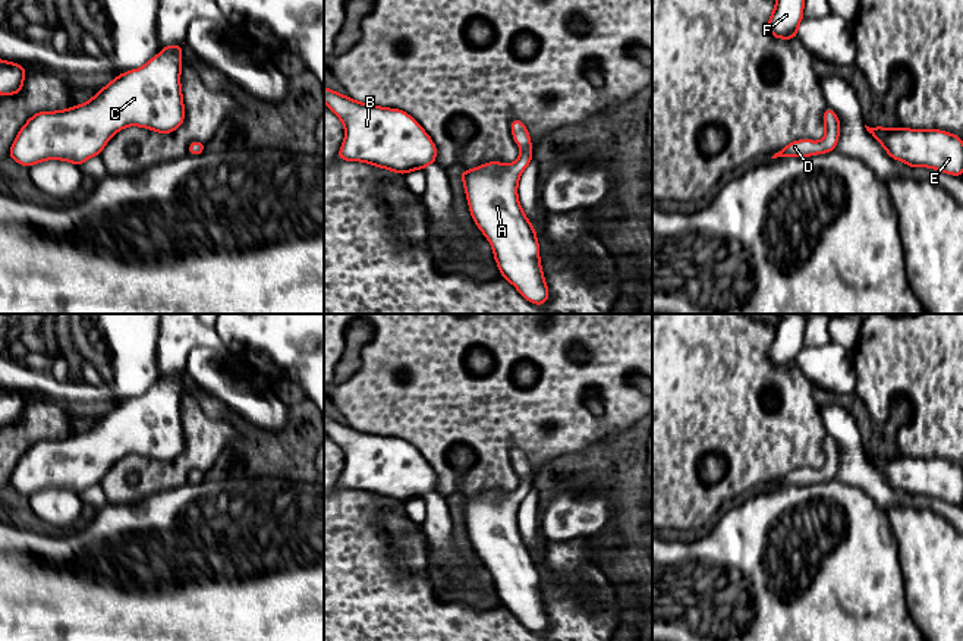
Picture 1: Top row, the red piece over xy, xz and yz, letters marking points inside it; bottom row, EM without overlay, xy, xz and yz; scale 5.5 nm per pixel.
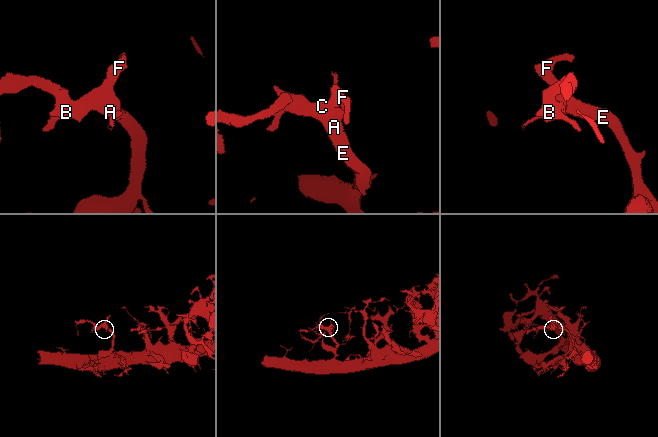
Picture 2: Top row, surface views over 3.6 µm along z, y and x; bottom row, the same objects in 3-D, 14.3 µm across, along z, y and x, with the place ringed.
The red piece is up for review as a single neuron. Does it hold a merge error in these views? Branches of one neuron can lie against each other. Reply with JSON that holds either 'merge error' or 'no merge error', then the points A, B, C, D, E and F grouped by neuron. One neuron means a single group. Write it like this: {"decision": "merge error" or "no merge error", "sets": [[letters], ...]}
{"decision": "no merge error", "sets": [["A", "B", "C", "D", "E", "F"]]}

